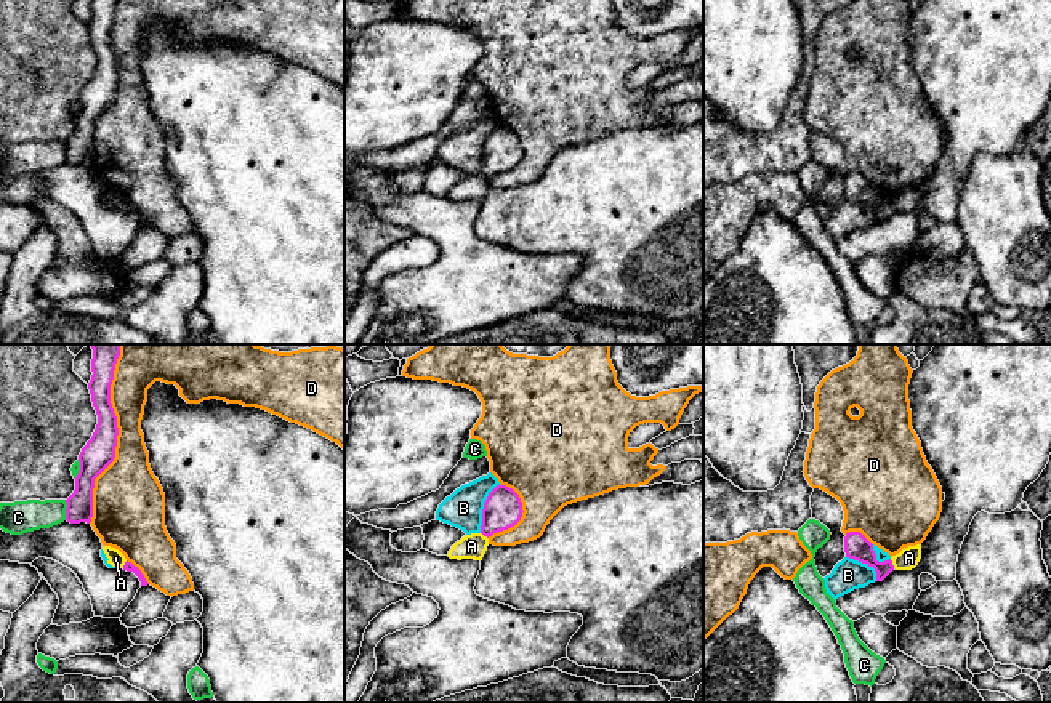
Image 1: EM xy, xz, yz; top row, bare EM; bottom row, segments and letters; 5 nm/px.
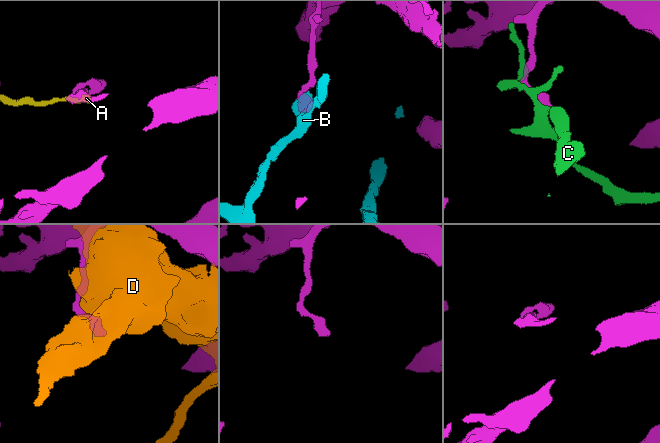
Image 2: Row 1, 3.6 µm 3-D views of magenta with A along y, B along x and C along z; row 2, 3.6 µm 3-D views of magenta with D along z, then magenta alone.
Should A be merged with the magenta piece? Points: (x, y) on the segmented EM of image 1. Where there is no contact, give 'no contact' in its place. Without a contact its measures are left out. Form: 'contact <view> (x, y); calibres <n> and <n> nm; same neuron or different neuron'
contact yz (891, 564); calibres 130 and 110 nm; different neuron

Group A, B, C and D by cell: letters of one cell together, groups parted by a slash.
A / B / C / D

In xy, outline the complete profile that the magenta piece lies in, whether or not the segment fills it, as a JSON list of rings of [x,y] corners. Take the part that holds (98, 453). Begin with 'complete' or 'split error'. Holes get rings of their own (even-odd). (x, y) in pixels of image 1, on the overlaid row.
complete | [[[91,344],[91,380],[88,389],[98,415],[98,424],[79,455],[80,471],[75,490],[66,500],[66,520],[70,524],[91,522],[95,479],[114,461],[117,447],[117,416],[111,404],[111,384],[120,356],[120,344]]]

